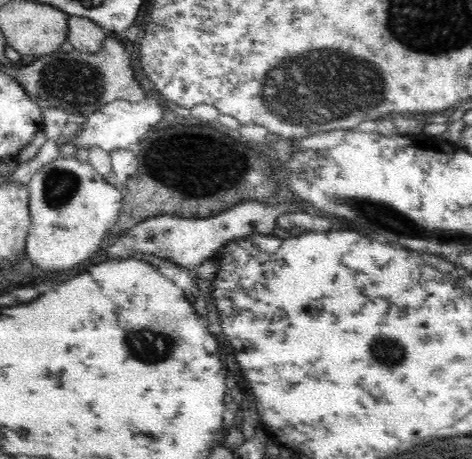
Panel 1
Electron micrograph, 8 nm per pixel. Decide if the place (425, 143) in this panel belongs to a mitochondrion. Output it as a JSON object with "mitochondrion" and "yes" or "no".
{"mitochondrion":"no"}

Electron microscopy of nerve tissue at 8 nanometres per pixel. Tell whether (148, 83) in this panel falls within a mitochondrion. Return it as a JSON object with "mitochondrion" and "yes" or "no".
{"mitochondrion":"no"}

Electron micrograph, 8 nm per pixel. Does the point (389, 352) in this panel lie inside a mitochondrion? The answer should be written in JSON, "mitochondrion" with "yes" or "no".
{"mitochondrion":"yes"}

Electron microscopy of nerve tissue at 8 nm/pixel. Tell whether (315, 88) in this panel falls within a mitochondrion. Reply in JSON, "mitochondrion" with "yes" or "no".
{"mitochondrion":"yes"}

